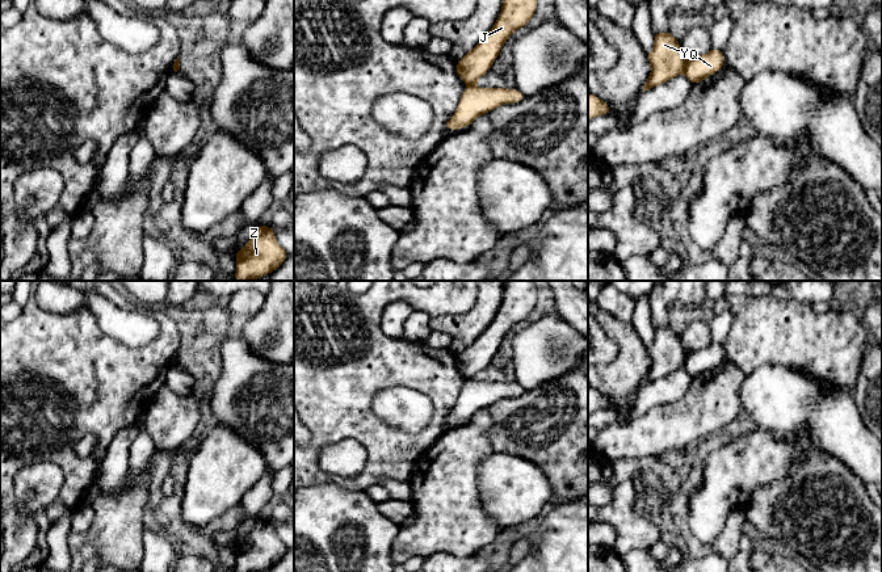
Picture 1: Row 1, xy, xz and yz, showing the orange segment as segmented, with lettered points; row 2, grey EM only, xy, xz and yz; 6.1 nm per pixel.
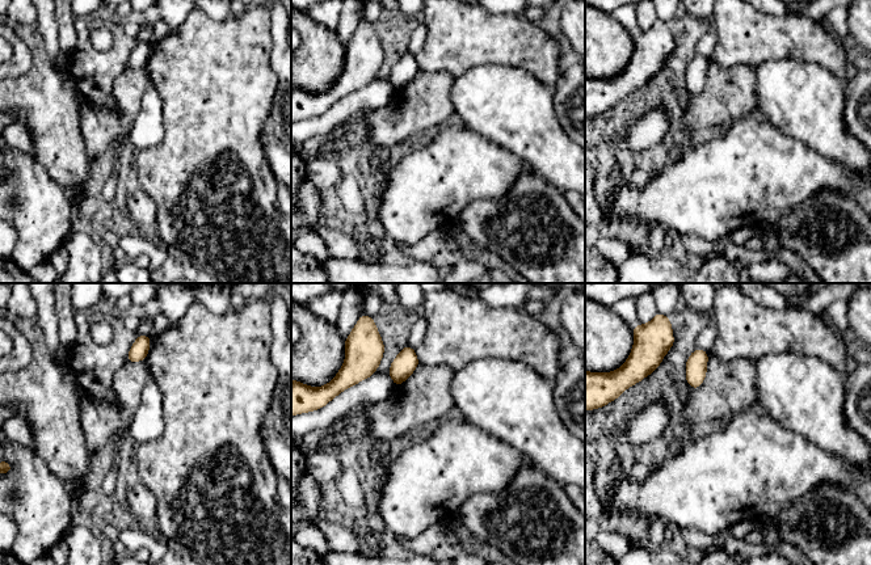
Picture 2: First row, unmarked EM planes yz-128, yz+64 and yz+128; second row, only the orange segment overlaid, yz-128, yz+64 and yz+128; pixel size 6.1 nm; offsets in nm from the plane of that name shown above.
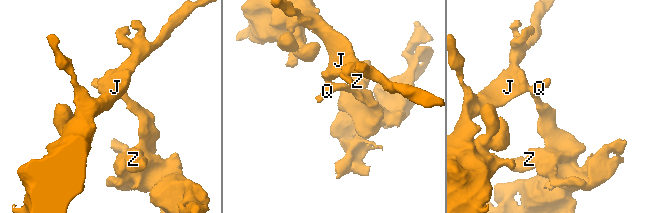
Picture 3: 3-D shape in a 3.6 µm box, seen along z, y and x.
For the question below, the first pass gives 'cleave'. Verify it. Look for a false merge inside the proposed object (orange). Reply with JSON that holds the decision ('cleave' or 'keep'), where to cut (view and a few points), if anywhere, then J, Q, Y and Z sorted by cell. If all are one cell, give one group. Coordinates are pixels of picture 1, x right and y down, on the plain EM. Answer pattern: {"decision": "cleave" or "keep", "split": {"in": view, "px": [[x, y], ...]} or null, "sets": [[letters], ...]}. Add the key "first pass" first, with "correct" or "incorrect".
{"first pass": "correct", "decision": "cleave", "split": {"in": "yz", "px": [[685, 357], [683, 366]]}, "sets": [["J", "Y"], ["Q", "Z"]]}

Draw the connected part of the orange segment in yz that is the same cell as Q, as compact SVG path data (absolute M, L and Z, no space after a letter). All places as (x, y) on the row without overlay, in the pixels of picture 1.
M713 341L709 346L689 353L685 357L684 367L696 379L718 366L722 361L724 361L723 345Z

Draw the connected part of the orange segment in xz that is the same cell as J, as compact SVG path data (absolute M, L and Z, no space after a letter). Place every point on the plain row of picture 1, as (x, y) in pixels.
M505 281L501 306L487 329L457 354L455 366L466 378L475 378L496 354L509 329L524 321L534 310L534 281Z

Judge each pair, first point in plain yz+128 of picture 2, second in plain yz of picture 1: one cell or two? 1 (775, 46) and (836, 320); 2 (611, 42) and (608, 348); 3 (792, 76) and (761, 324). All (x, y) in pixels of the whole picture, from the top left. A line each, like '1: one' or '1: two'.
1: one
2: two
3: two

